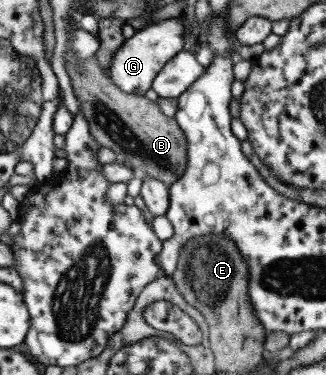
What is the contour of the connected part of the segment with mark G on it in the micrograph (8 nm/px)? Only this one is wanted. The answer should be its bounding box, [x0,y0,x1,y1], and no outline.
[110,17,185,95]

